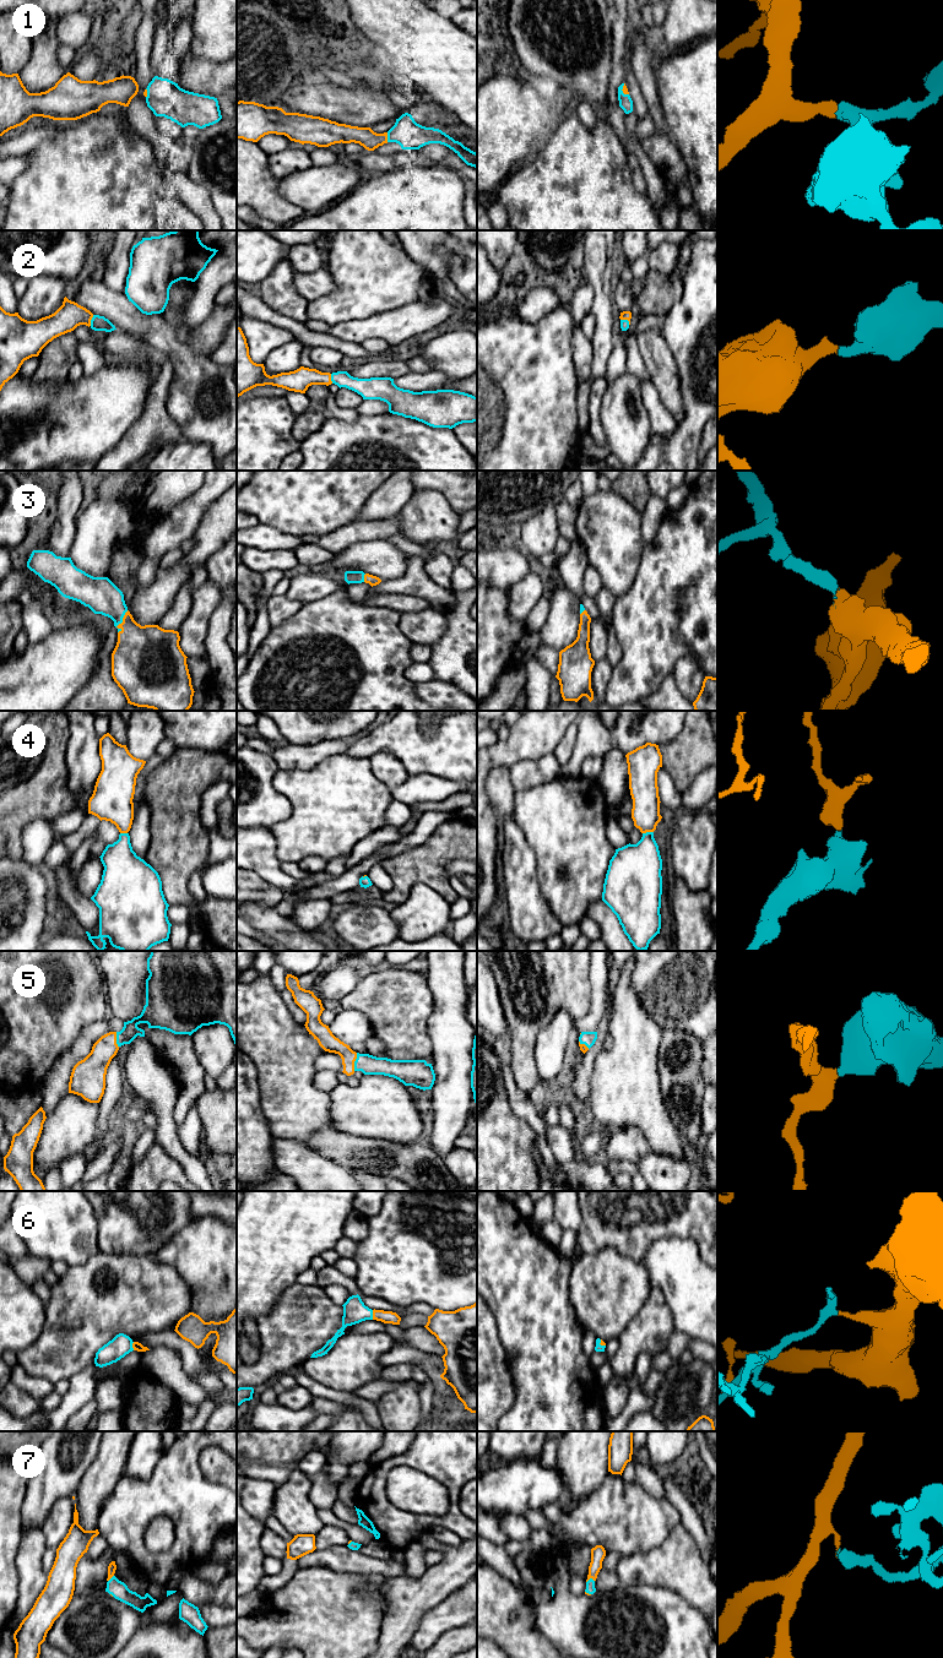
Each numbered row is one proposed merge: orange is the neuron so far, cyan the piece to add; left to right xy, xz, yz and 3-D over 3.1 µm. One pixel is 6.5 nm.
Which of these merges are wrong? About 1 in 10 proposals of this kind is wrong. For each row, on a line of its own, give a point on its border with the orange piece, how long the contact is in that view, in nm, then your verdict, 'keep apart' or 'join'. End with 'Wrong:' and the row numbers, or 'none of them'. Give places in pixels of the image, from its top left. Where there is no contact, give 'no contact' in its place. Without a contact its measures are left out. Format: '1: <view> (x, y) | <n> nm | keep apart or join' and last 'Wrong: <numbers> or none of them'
1: xz (386, 137) | 60 nm | join
2: xy (91, 319) | 80 nm | join
3: xy (123, 621) | 170 nm | join
4: yz (648, 831) | 70 nm | join
5: xz (355, 1060) | 120 nm | join
6: xz (373, 1315) | 60 nm | join
7: yz (590, 1577) | 60 nm | join
Wrong: none of them

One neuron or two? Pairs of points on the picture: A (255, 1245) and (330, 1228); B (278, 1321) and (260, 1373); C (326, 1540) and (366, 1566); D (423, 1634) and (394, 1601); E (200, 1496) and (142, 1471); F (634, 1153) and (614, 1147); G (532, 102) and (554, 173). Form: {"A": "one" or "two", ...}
{"A": "one", "B": "one", "C": "two", "D": "two", "E": "two", "F": "one", "G": "two"}

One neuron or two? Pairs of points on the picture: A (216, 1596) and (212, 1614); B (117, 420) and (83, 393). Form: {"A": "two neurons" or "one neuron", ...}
{"A": "two neurons", "B": "one neuron"}

